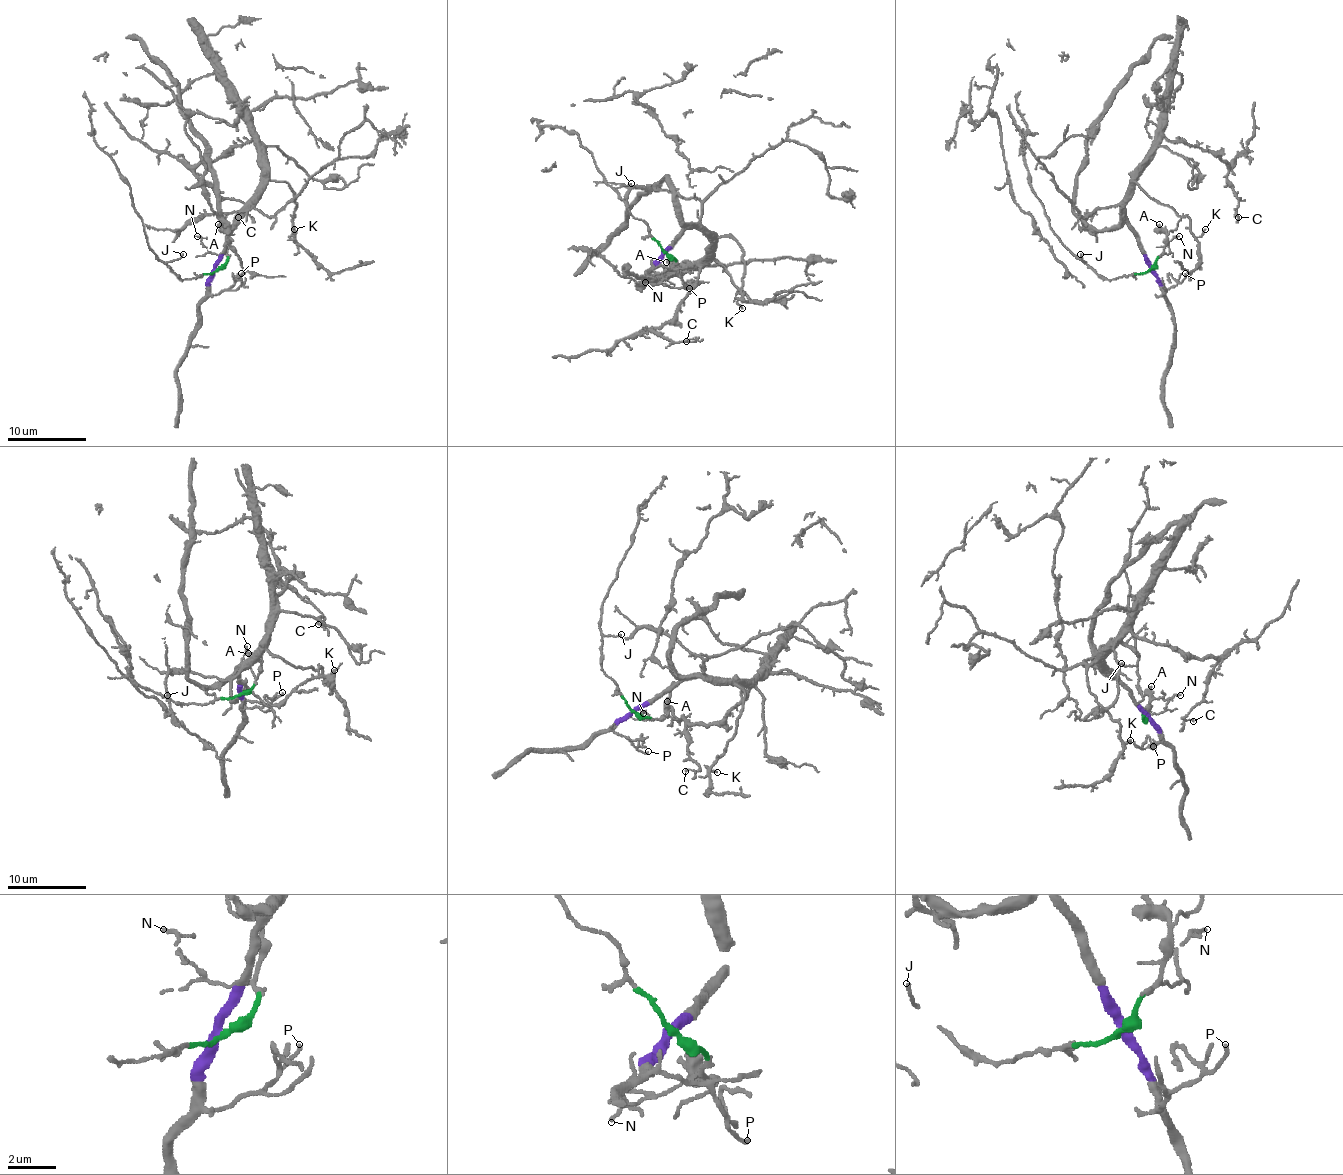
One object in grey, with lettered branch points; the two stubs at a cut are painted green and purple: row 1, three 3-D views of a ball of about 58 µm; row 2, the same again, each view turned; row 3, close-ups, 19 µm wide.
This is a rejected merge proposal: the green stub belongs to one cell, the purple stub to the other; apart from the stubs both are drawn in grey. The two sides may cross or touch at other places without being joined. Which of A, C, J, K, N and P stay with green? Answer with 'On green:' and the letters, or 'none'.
On green: A, J, N

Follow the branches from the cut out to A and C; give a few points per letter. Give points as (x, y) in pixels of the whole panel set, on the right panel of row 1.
A: (1150, 271), (1163, 253), (1167, 233), (1159, 224)
C: (1150, 271), (1124, 198), (1138, 166), (1163, 137), (1213, 151), (1224, 162), (1226, 182), (1238, 198), (1238, 218)

